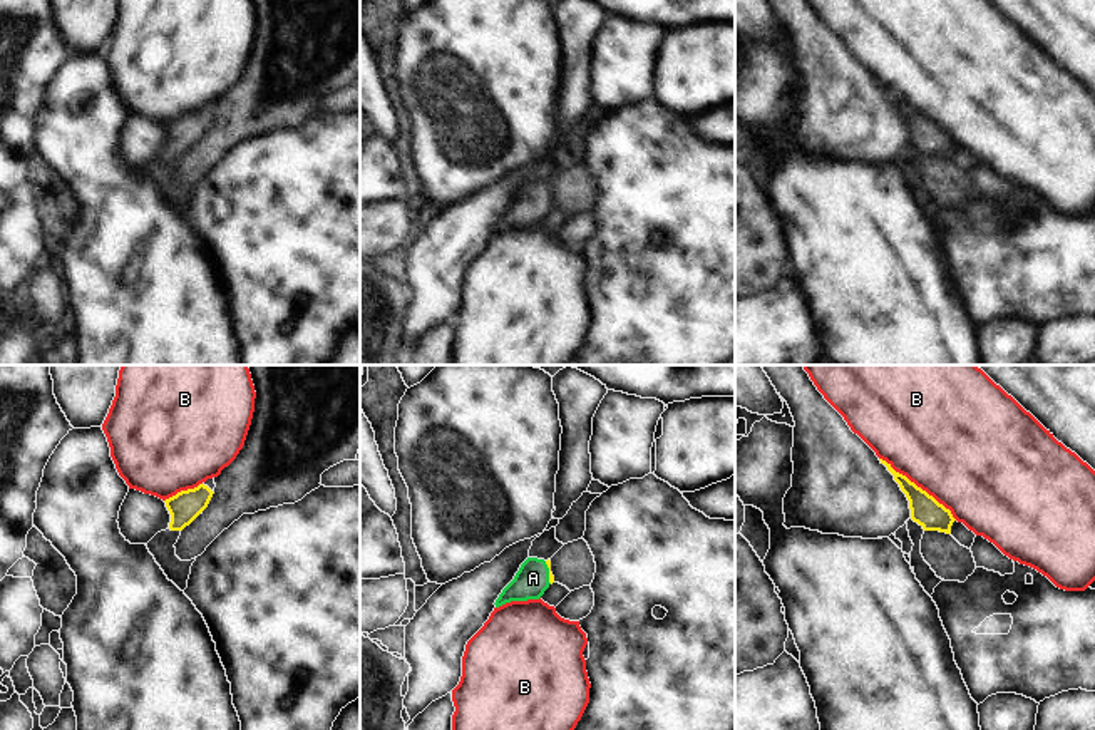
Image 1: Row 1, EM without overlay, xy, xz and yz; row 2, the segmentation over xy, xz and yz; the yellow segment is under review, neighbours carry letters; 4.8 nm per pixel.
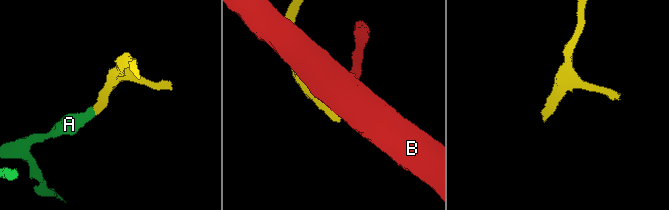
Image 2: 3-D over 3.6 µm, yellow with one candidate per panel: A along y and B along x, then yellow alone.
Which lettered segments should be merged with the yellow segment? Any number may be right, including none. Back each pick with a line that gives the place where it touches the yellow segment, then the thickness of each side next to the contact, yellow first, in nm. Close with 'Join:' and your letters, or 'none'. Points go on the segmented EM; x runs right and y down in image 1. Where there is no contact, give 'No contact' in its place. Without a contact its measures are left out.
A: Touches yellow at xz (550, 573). Thickness 30 nm (yellow) against 160 nm
Join: A.

